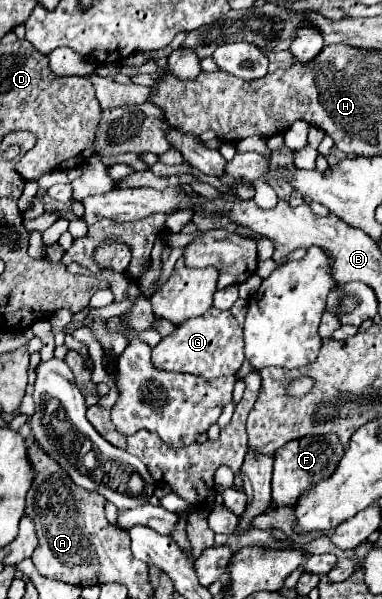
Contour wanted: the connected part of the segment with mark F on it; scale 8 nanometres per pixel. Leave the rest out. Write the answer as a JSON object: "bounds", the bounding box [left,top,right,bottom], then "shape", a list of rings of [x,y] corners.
{"bounds":[273,434,343,506],"shape":[[[325,434],[325,436],[307,436],[295,442],[289,442],[287,446],[279,448],[273,454],[273,504],[275,506],[295,506],[299,502],[299,496],[303,490],[309,490],[311,486],[319,484],[323,478],[329,478],[335,472],[335,466],[343,458],[343,446],[339,444],[337,436]]]}

